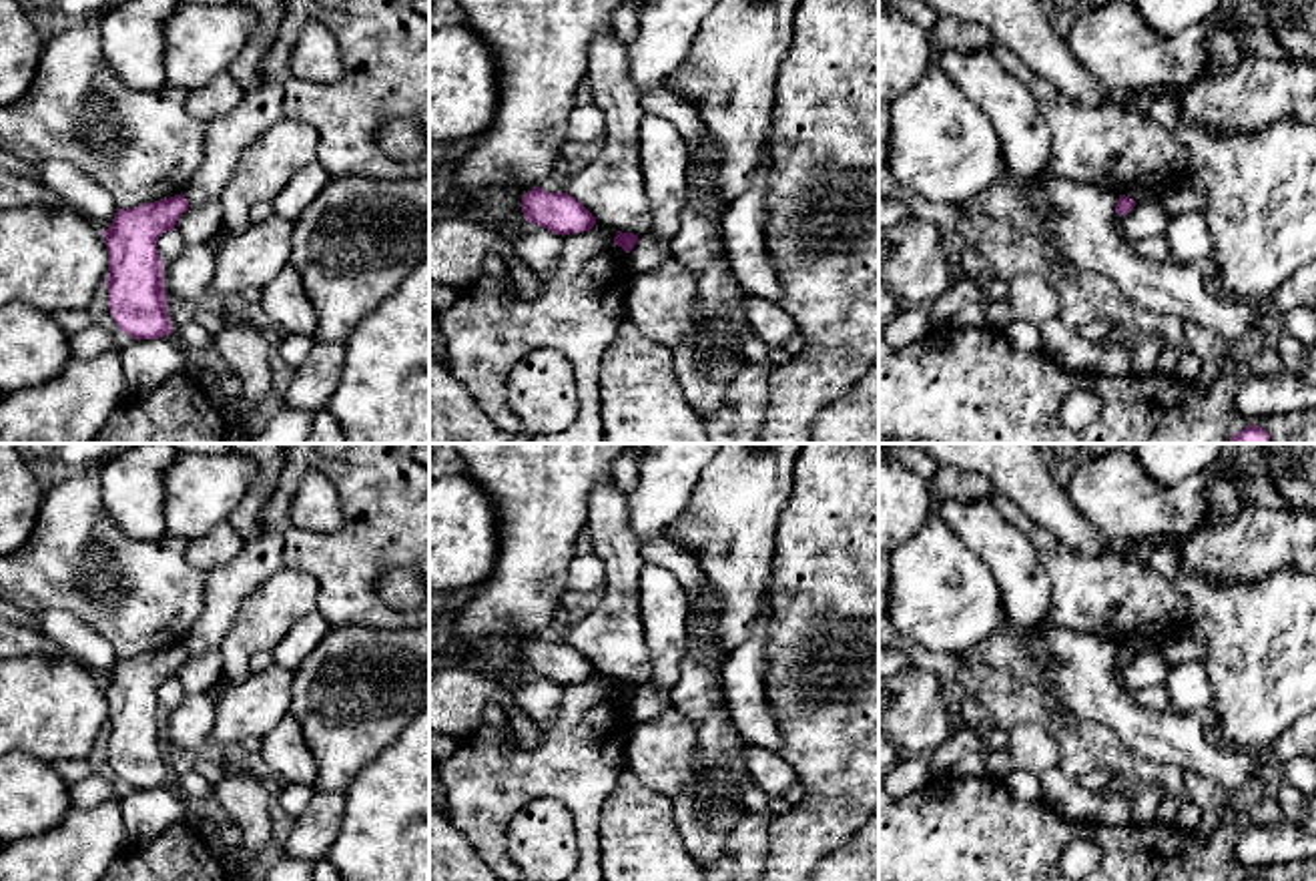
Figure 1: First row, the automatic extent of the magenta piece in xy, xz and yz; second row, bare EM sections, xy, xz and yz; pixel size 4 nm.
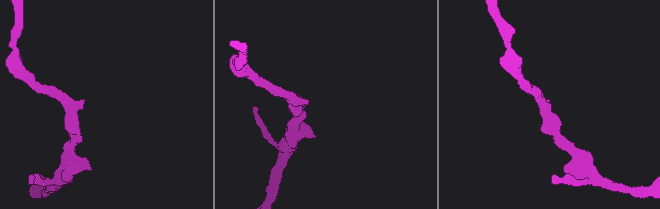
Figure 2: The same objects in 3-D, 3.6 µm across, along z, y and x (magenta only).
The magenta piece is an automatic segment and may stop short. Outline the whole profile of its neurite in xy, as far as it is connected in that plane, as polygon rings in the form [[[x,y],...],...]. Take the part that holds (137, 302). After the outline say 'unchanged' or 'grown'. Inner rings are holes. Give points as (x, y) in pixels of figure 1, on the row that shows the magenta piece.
[[[181,193],[126,211],[116,209],[110,227],[102,231],[108,253],[108,309],[116,327],[132,339],[173,333],[156,241],[175,231],[189,207]]] | unchanged

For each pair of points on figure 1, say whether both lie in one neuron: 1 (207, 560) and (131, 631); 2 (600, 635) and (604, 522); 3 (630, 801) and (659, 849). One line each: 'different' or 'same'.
1: different
2: same
3: same

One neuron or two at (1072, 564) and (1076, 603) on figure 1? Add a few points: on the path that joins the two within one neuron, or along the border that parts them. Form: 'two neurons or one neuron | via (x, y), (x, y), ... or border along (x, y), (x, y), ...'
one neuron | via (1072, 574), (1076, 578), (1076, 593)

